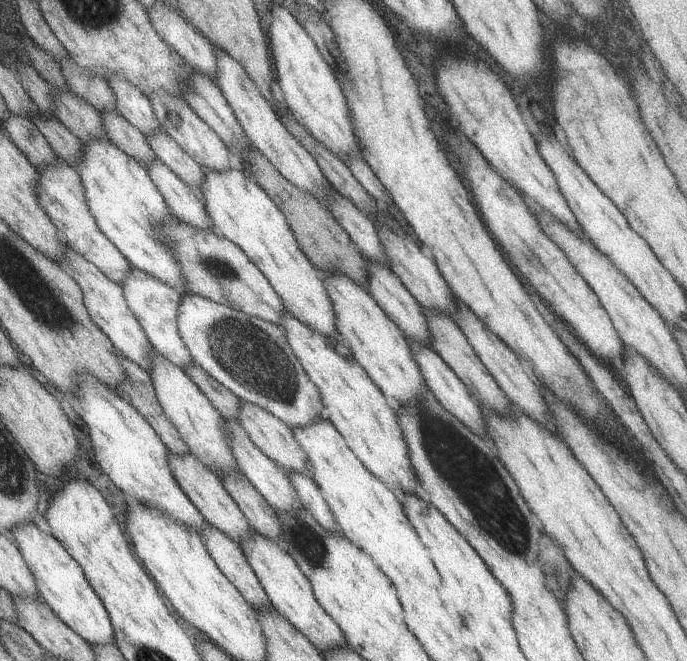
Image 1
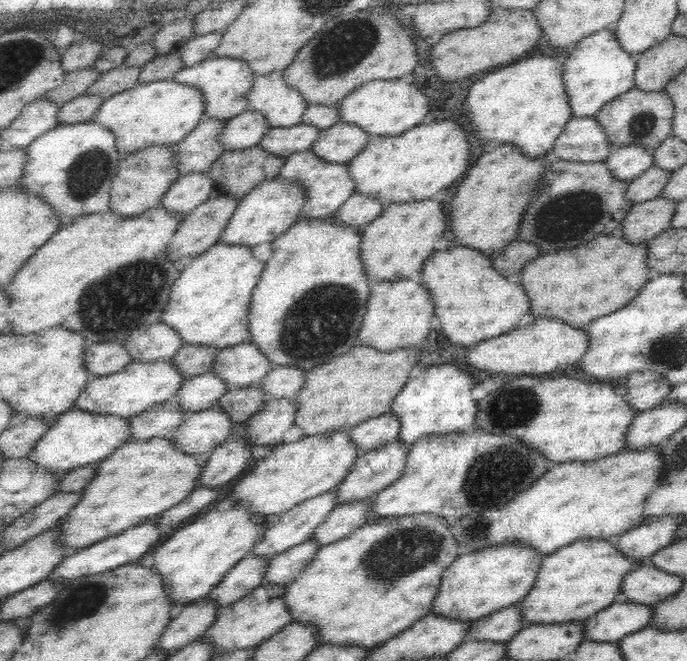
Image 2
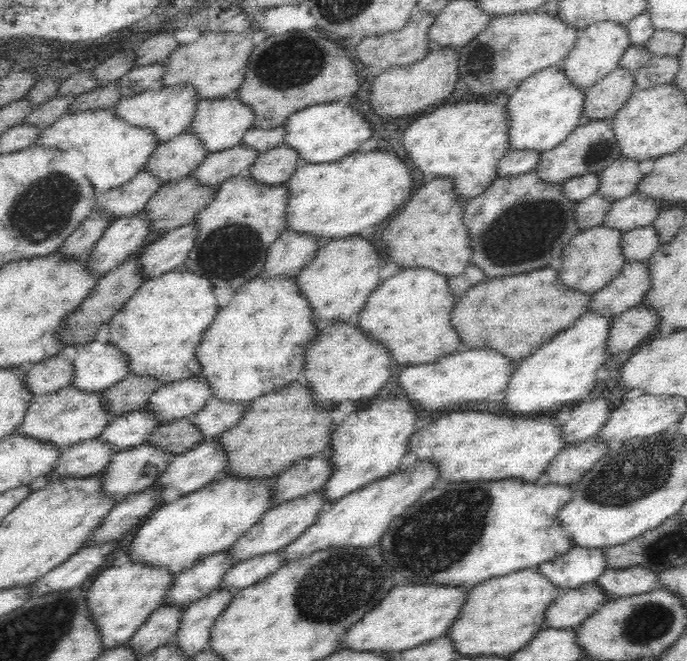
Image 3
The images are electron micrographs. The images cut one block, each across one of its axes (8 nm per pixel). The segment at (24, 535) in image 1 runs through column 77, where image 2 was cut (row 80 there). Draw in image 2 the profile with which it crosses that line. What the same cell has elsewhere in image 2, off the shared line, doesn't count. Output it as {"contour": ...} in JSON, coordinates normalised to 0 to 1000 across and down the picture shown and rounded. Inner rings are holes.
{"contour":[[[894,42],[868,47],[836,68],[821,100],[821,132],[833,153],[837,175],[862,175],[881,159],[926,132],[932,83],[913,79]]]}

